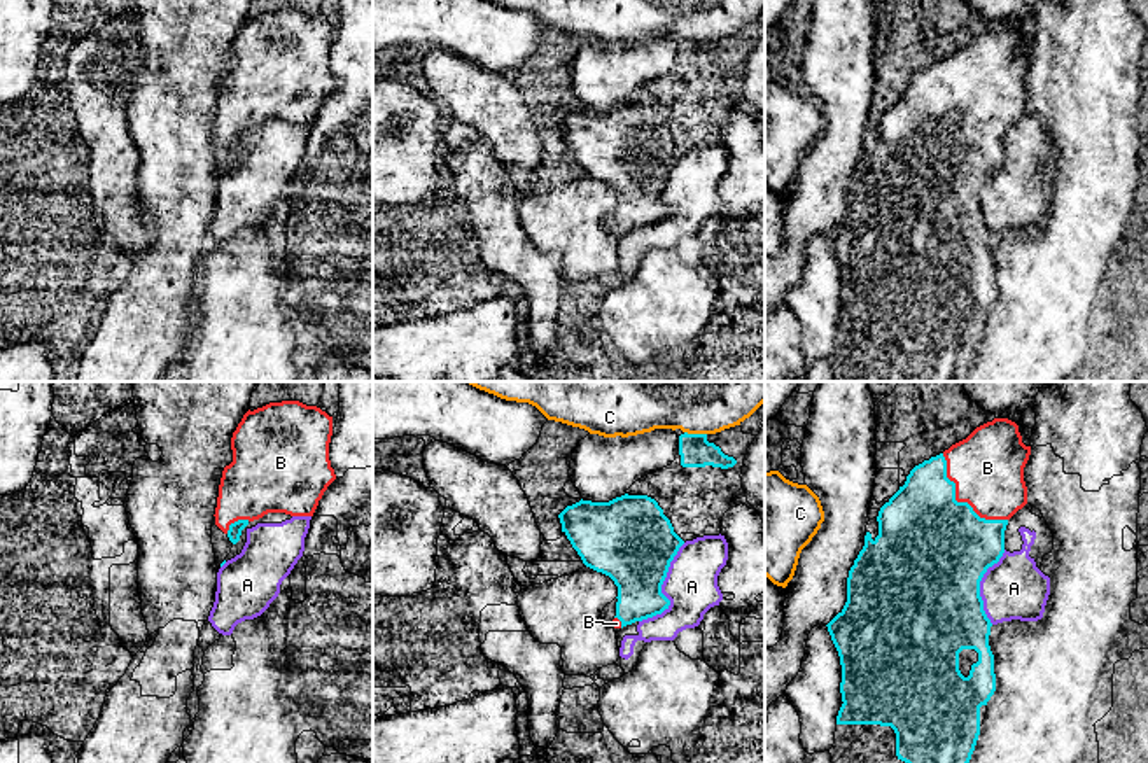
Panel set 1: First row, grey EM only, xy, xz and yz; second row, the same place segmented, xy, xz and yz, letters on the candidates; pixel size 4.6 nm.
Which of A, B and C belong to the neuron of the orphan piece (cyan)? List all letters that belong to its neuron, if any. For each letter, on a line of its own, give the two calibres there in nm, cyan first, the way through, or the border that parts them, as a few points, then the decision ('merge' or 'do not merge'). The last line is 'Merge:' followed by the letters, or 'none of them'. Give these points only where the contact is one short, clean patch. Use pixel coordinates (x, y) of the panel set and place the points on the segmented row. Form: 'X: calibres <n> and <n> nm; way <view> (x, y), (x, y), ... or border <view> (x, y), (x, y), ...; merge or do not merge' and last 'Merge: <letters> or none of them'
A: calibres 380 and 240 nm; do not merge
B: calibres 500 and 340 nm; merge
C: calibres 150 and 480 nm; border xz (685, 431), (706, 434); do not merge
Merge: B

